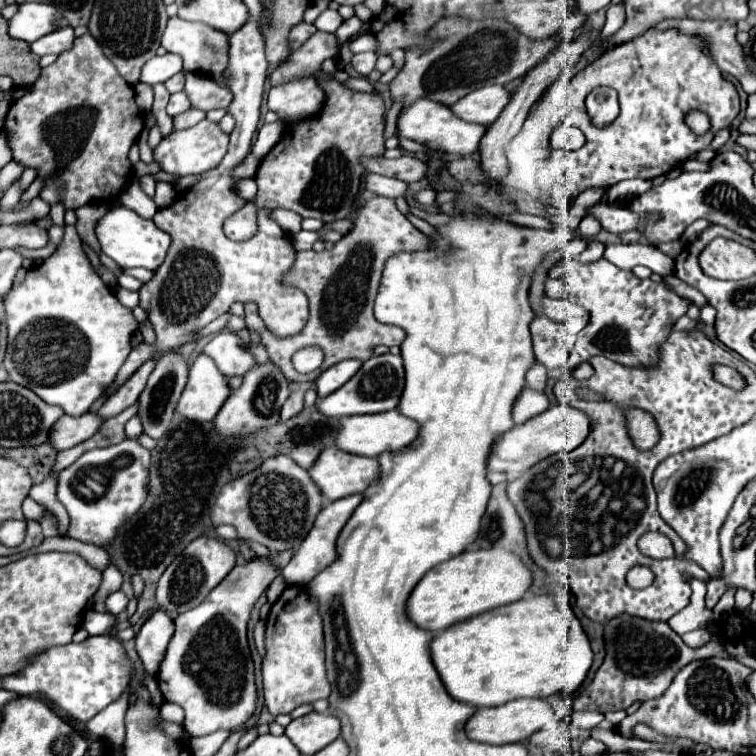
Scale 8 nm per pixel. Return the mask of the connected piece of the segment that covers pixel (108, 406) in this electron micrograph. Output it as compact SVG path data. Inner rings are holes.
M154 360L144 362L144 364L106 400L106 404L98 410L98 414L104 416L104 418L112 418L112 416L120 414L124 408L132 406L132 404L140 398L140 392L146 388L146 382L148 382L150 372L154 370L154 364L156 364Z

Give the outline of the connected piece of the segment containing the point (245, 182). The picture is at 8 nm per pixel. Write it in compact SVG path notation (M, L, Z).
M254 178L242 179L238 183L238 195L242 196L246 201L253 200L257 194L257 184Z

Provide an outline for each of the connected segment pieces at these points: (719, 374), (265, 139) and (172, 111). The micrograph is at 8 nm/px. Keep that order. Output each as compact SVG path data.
M714 366L714 374L716 374L716 380L722 382L722 384L726 384L726 386L732 386L732 388L744 386L744 380L740 378L740 374L736 374L728 366Z
M280 120L274 122L274 124L264 124L258 132L254 146L252 146L252 154L258 160L262 160L268 154L268 150L272 150L272 146L276 146L282 132L284 132L284 122L280 122Z
M184 92L172 94L172 96L170 96L170 102L168 102L168 108L166 108L168 116L178 116L178 114L182 114L182 112L186 112L186 110L190 110L190 100L188 100L188 96L186 96Z

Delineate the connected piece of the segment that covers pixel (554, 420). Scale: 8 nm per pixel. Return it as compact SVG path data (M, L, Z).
M554 404L542 414L526 420L524 424L514 426L512 430L504 432L492 446L492 452L488 454L488 470L490 472L524 472L536 462L548 458L550 454L556 452L570 452L576 446L584 442L588 436L590 422L588 416L582 414L580 410L568 406L568 404Z

